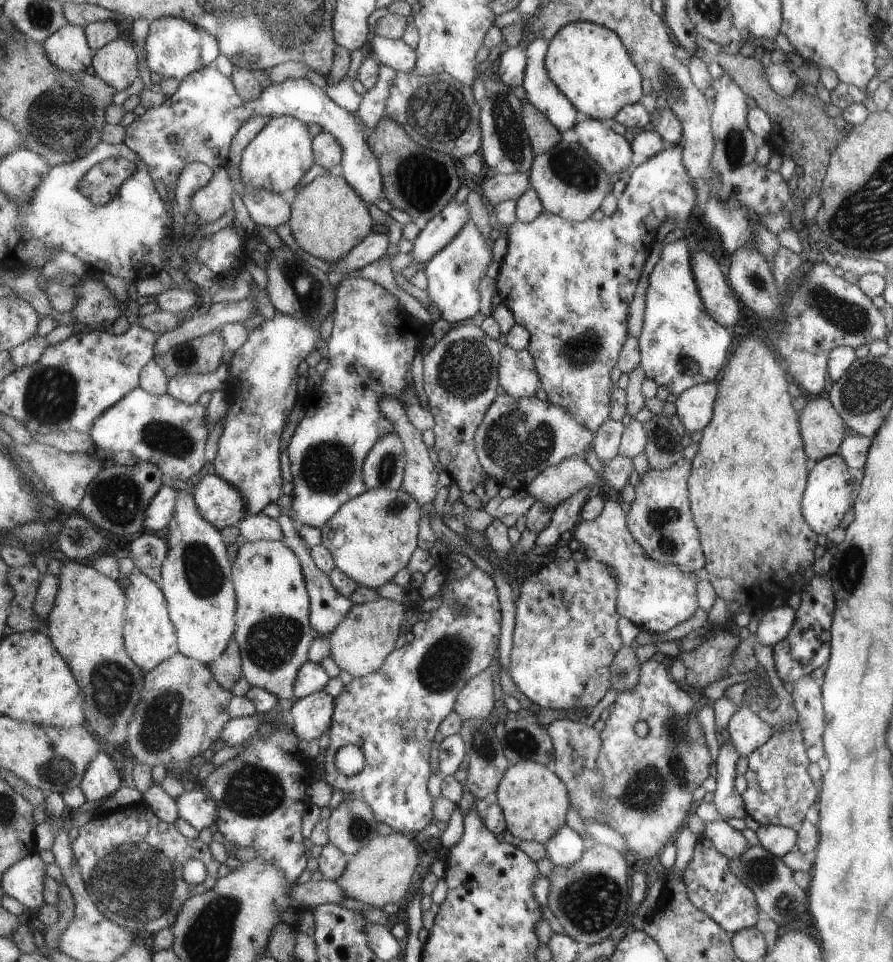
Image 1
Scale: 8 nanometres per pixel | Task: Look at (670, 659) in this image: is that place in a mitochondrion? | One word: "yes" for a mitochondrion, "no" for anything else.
no

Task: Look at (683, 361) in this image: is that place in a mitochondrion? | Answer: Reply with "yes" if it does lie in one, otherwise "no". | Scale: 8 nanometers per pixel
no

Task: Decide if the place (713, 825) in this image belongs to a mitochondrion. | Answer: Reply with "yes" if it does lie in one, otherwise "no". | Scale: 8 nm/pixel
no

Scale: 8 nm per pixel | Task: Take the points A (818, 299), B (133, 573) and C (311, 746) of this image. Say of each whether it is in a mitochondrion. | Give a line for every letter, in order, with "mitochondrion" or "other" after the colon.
A: mitochondrion
B: other
C: other

